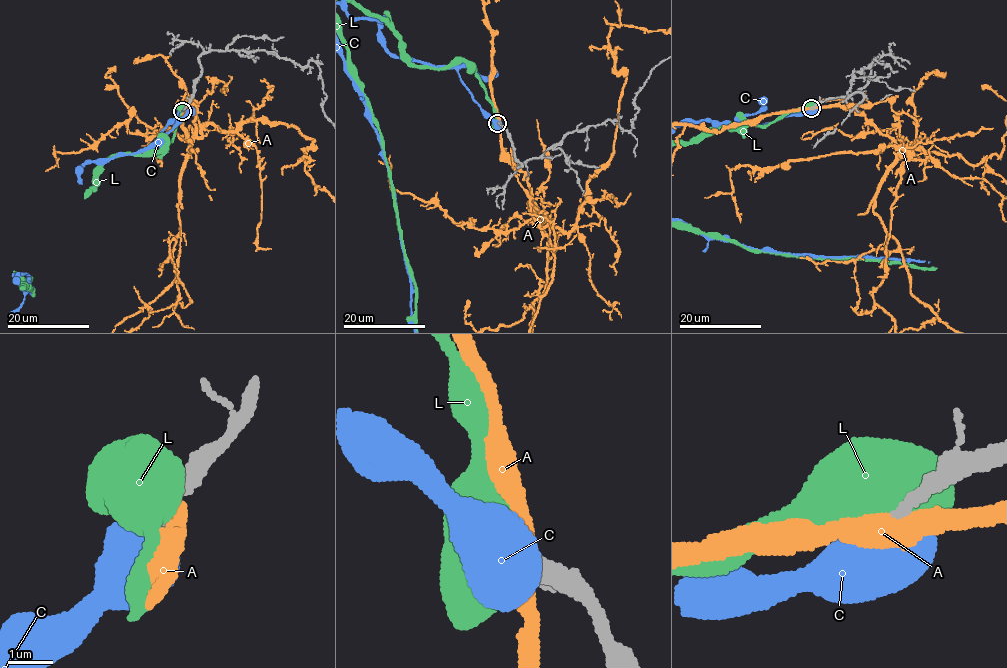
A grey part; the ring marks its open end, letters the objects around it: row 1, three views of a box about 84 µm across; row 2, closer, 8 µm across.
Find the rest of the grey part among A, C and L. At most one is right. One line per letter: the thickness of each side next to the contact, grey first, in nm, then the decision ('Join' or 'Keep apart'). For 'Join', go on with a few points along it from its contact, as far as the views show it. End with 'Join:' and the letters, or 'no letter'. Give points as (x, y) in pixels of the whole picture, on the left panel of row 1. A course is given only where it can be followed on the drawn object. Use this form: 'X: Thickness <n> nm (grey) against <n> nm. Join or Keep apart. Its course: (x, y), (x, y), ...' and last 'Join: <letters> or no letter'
A: Thickness 320 nm (grey) against 400 nm. Keep apart
C: Thickness 280 nm (grey) against 750 nm. Keep apart
L: Thickness 320 nm (grey) against 800 nm. Keep apart
Join: no letter

